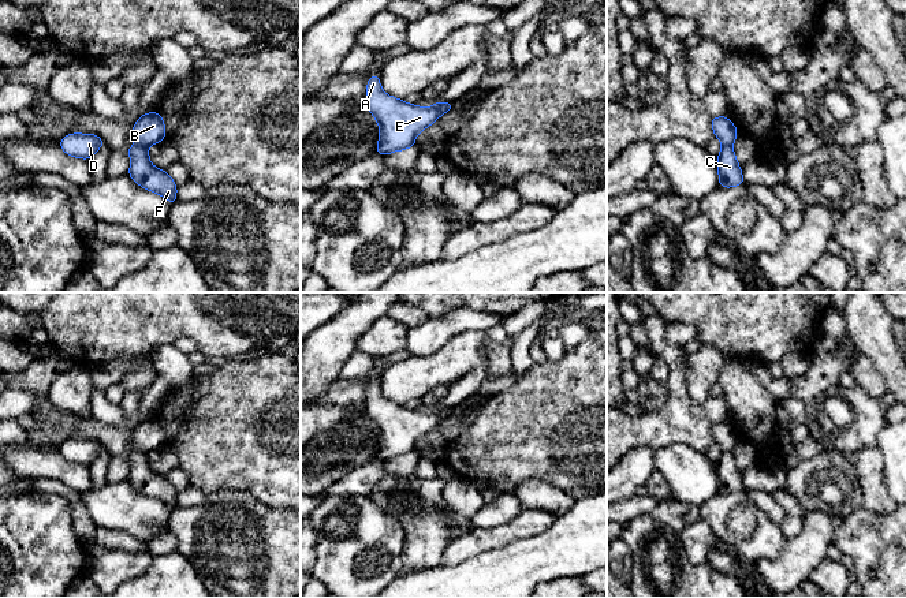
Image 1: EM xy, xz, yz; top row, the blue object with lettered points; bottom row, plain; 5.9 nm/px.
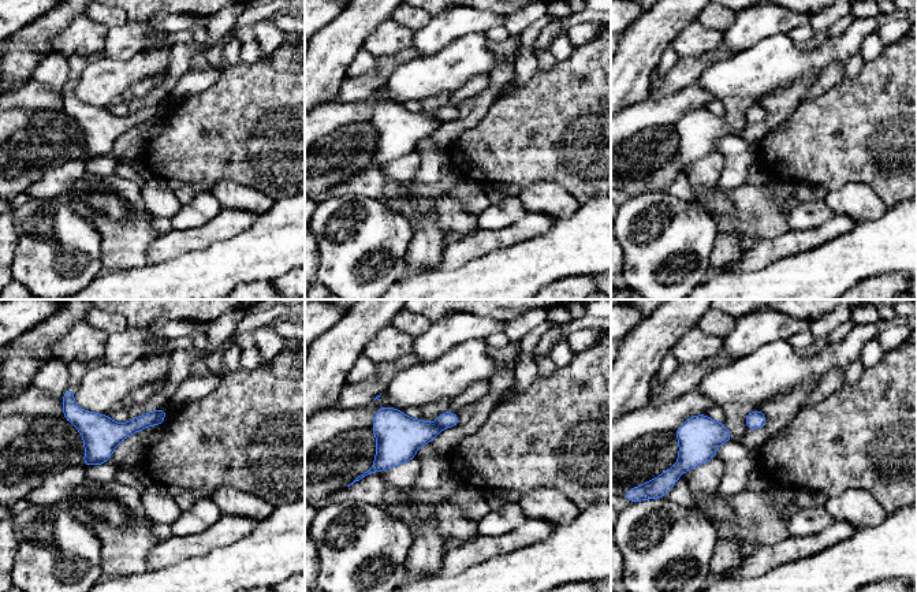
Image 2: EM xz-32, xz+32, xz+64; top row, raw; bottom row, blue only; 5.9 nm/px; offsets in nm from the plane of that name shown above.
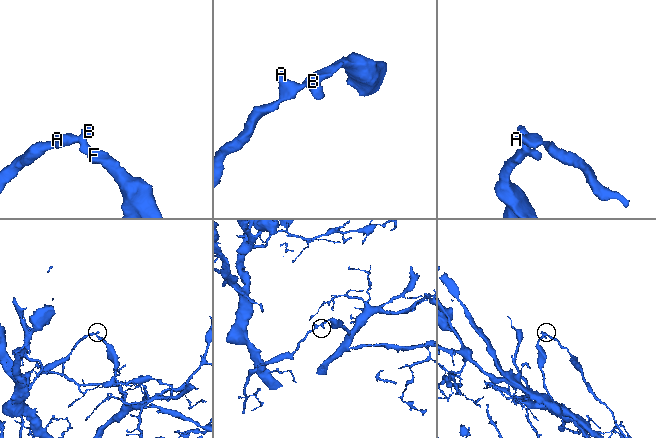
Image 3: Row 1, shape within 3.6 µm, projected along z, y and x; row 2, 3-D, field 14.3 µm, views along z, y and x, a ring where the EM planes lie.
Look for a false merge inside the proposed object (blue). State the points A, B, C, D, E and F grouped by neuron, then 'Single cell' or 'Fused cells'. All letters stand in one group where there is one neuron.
Groups: A B D E / C F. Fused cells

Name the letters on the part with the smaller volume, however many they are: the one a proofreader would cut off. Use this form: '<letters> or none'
A, B, D, E

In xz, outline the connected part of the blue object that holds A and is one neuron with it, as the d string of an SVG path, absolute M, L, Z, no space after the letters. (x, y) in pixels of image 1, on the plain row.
M373 380L366 389L366 415L379 429L379 452L373 460L414 455L415 442L443 419L437 414L421 414L388 401L380 392L380 381Z

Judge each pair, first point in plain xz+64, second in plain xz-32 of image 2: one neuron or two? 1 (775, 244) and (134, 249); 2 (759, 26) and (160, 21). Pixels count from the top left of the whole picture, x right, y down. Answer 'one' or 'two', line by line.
1: two
2: one

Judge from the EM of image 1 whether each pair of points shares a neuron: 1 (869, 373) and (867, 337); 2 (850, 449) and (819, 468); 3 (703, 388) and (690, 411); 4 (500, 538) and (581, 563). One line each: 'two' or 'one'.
1: two
2: two
3: two
4: two

